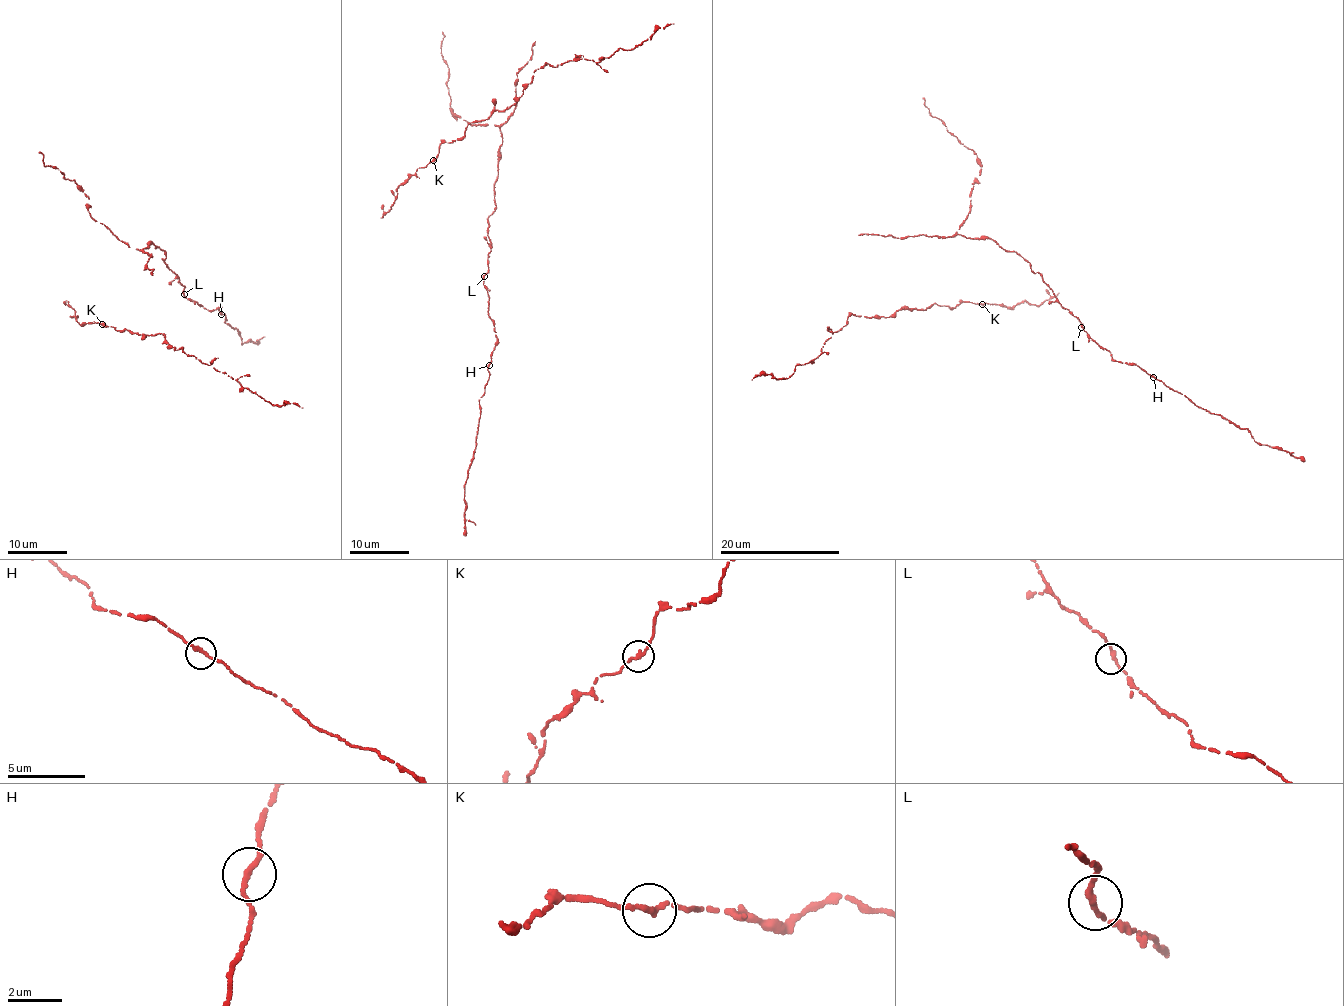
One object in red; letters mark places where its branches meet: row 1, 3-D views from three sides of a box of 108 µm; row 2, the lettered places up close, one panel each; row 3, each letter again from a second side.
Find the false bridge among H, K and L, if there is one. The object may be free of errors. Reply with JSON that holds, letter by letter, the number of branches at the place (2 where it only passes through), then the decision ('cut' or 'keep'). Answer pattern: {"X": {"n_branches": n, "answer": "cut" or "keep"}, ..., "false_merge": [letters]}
{"H": {"n_branches": 2, "answer": "keep"}, "K": {"n_branches": 2, "answer": "keep"}, "L": {"n_branches": 2, "answer": "keep"}, "false_merge": []}

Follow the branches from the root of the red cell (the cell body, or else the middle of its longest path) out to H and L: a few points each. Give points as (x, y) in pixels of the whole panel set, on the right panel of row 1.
H: (996, 243), (1027, 260), (1059, 303), (1079, 319), (1093, 341), (1109, 350), (1114, 360), (1138, 366), (1153, 377)
L: (996, 243), (1027, 260), (1031, 271), (1041, 276), (1059, 303), (1079, 319), (1081, 327)

